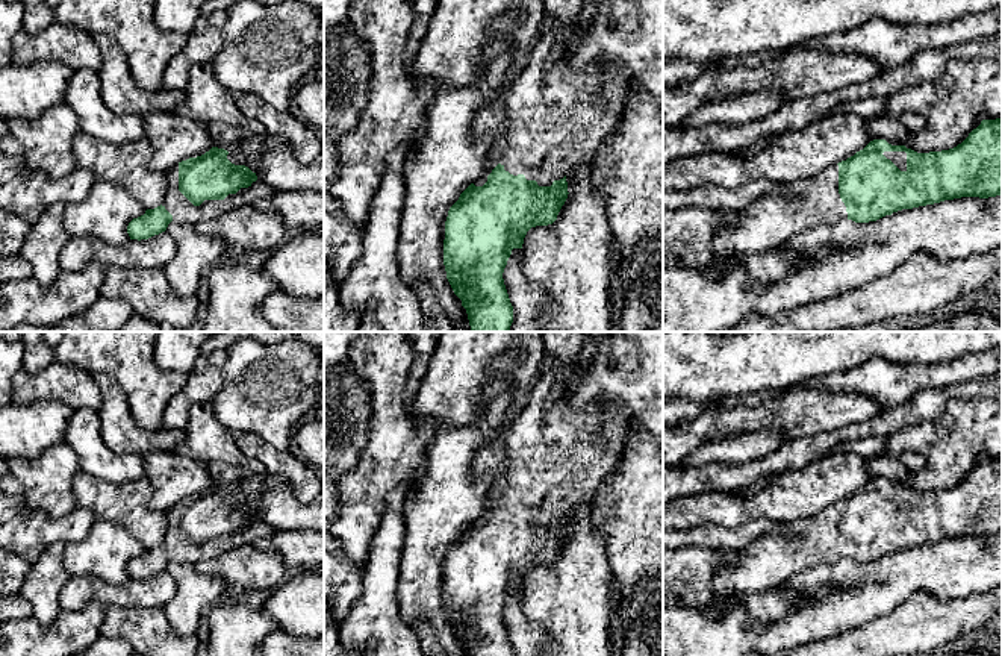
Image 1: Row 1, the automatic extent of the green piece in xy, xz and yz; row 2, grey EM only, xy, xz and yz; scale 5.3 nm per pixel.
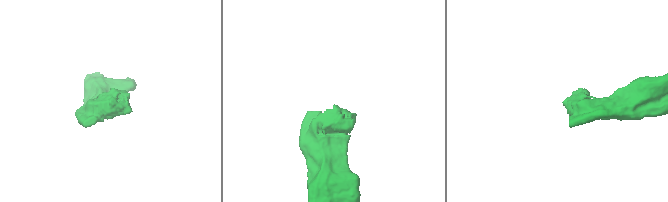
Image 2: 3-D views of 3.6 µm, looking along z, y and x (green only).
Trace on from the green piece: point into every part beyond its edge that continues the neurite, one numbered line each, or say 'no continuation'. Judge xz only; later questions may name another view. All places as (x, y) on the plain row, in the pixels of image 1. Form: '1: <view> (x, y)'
1: xz (557, 458)

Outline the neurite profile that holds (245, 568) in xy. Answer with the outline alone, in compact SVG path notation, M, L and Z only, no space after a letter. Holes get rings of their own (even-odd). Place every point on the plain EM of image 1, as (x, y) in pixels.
M245 544L194 565L198 573L216 576L232 591L272 591L288 577L283 556Z

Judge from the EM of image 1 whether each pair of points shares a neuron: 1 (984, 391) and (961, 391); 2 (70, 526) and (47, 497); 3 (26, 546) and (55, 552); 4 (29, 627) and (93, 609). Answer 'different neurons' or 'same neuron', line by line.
1: same neuron
2: different neurons
3: different neurons
4: same neuron

